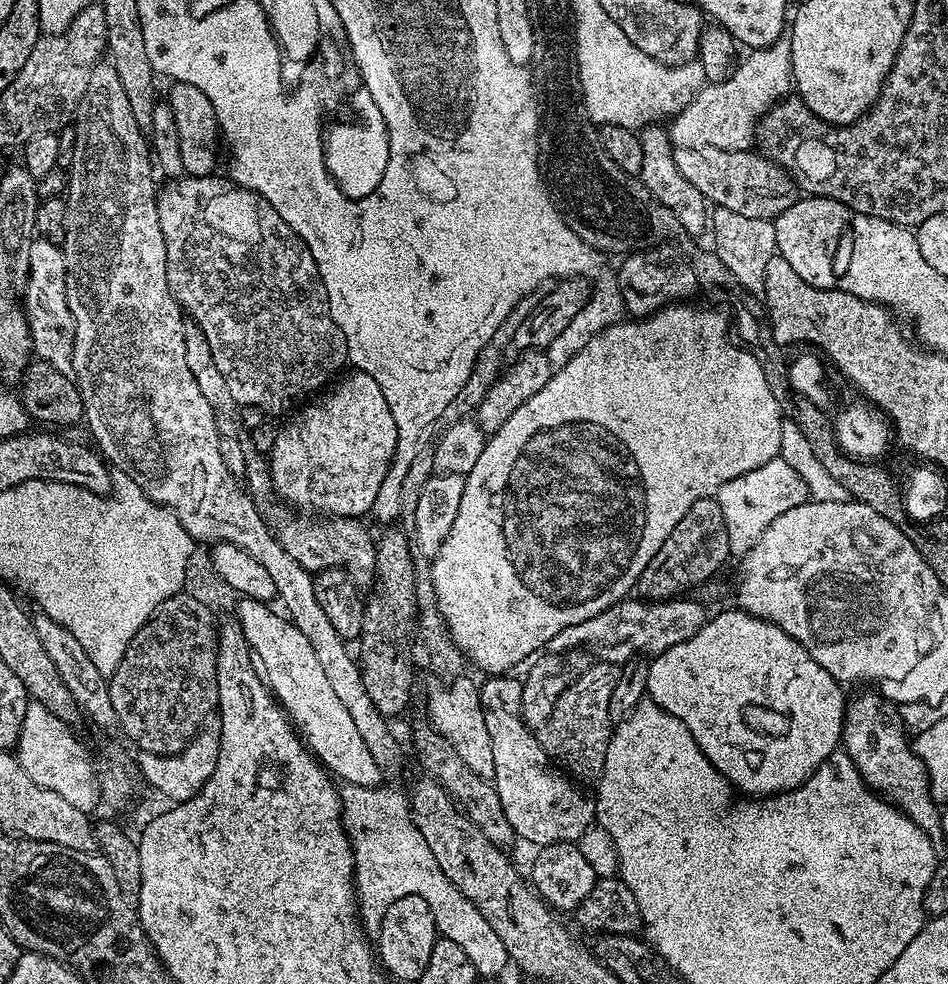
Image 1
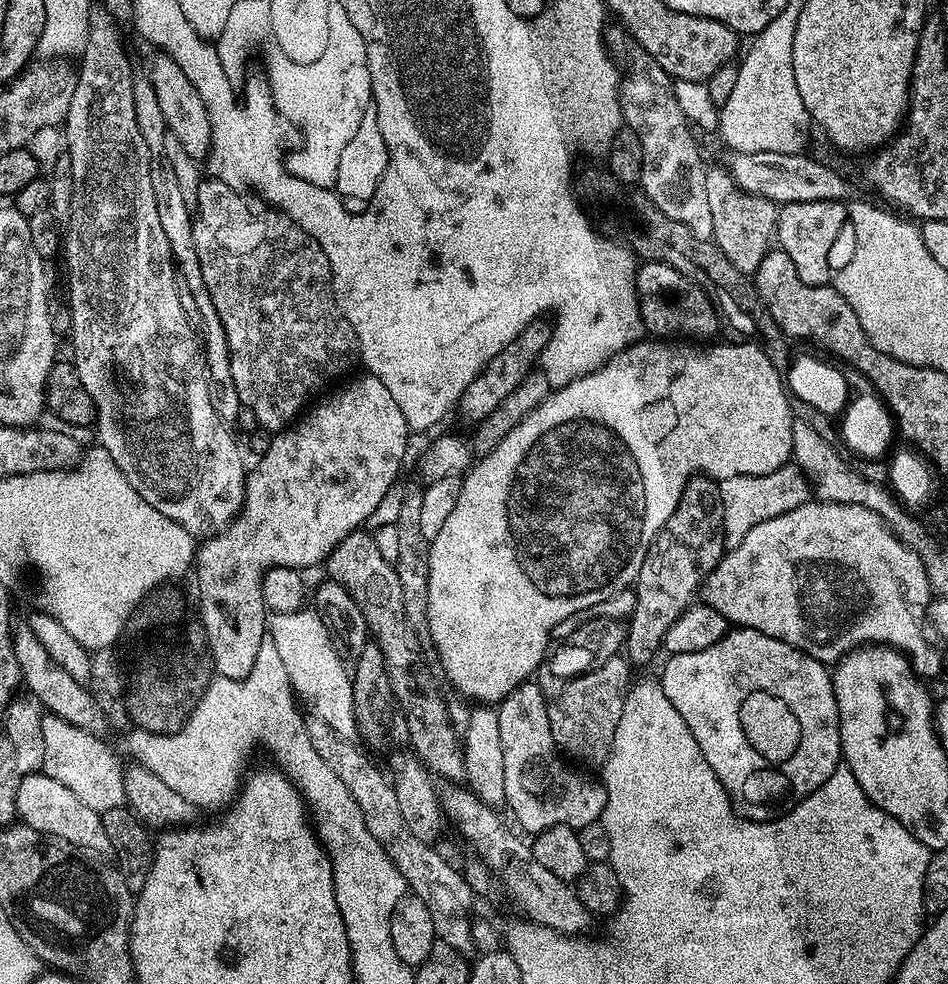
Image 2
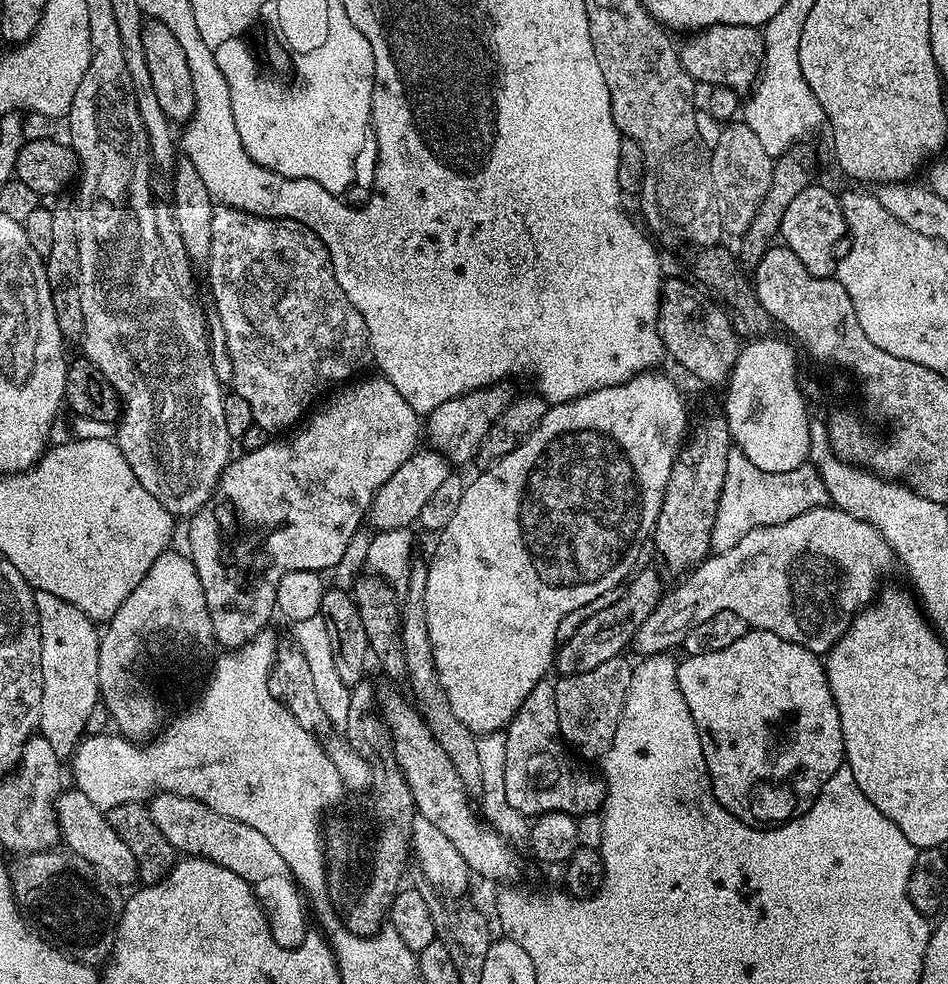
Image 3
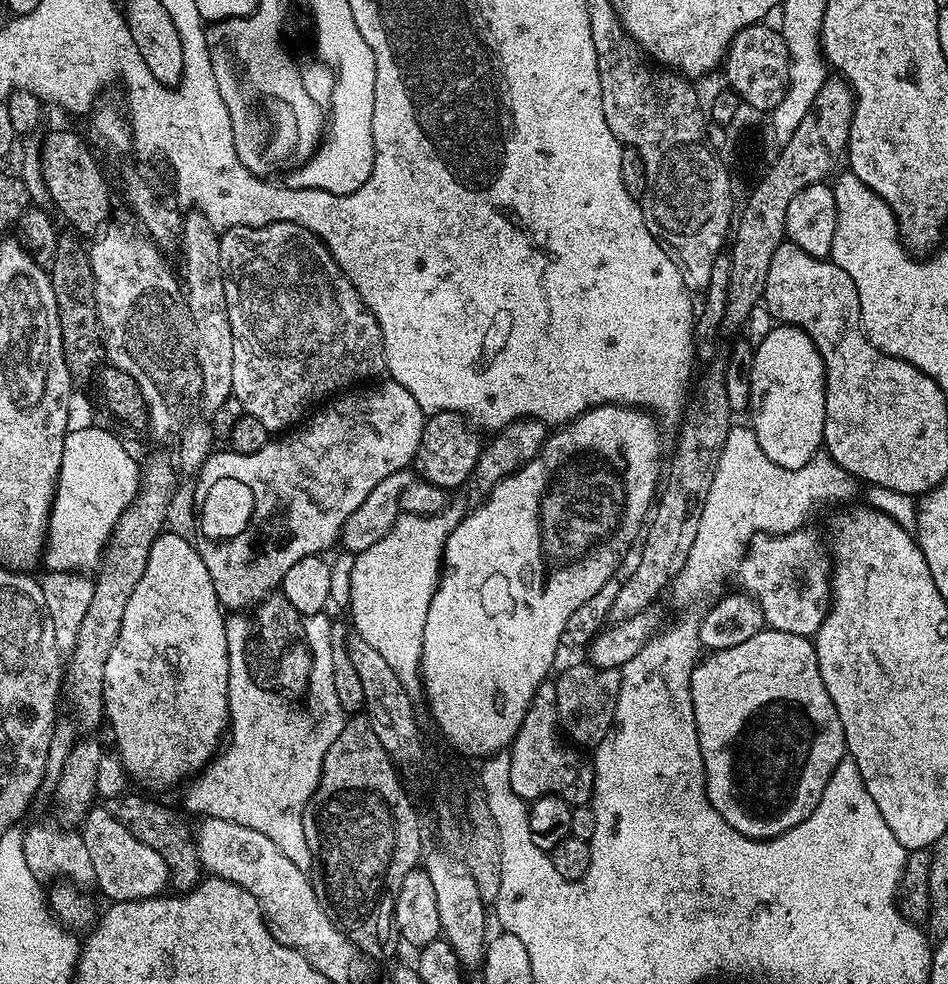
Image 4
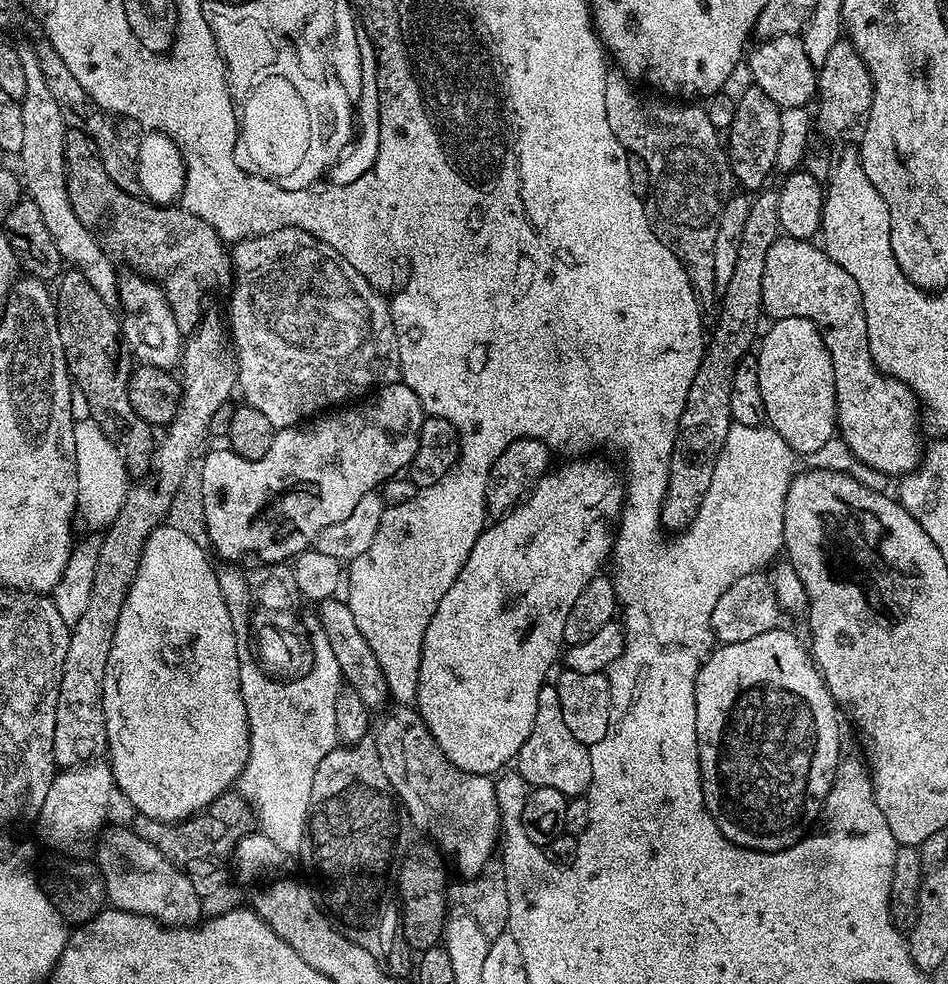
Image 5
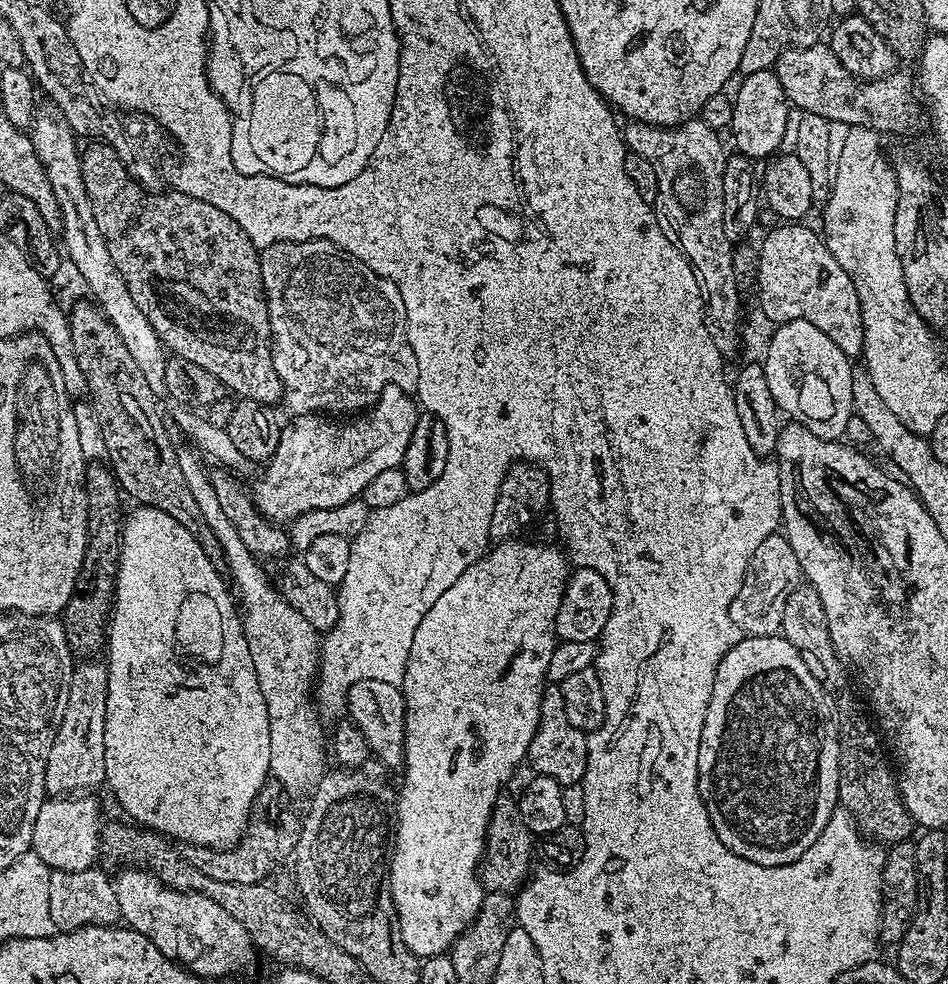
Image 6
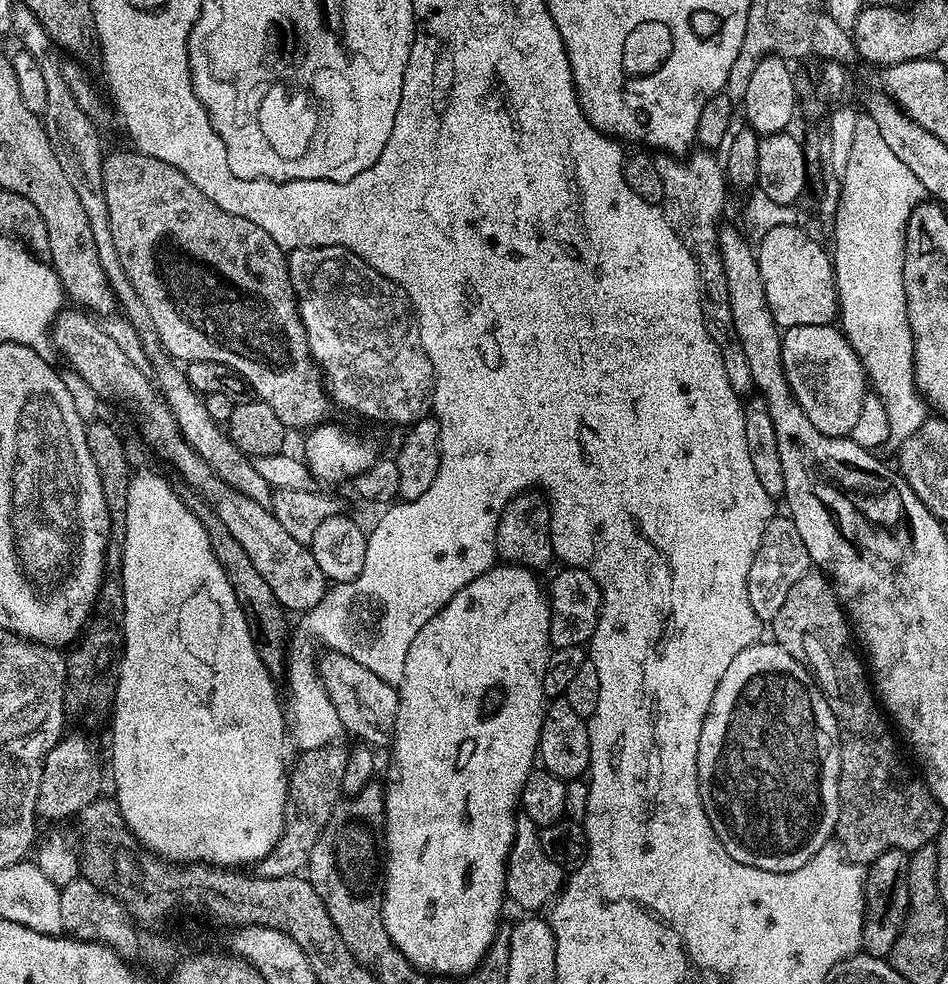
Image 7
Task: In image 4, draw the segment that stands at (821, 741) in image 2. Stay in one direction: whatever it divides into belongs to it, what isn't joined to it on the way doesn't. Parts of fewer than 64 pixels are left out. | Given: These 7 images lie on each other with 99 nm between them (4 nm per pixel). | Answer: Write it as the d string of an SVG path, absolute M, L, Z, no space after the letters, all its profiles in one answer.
M765 627L764 631L754 634L754 638L741 642L739 646L730 646L730 650L708 652L692 672L690 694L694 706L698 742L702 750L704 781L708 791L708 800L714 806L714 810L718 810L718 814L722 814L722 818L726 818L726 822L730 822L730 826L738 830L738 834L748 836L751 840L772 840L786 830L798 826L798 822L810 818L814 806L818 806L822 798L822 790L826 790L826 782L830 782L838 762L846 756L842 722L838 718L838 710L834 710L834 702L830 702L830 694L826 694L826 682L822 682L815 643L807 636L786 634Z

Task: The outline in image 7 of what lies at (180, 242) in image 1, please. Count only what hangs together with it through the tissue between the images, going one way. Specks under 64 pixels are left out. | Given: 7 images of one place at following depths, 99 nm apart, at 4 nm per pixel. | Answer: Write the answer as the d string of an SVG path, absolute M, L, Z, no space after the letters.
M336 244L294 248L287 253L286 259L292 293L297 299L296 308L308 339L308 355L326 377L326 388L331 399L333 396L342 407L360 416L385 420L388 424L411 426L425 419L432 412L434 373L416 329L412 302L403 288L378 274L378 270L350 250L339 248Z

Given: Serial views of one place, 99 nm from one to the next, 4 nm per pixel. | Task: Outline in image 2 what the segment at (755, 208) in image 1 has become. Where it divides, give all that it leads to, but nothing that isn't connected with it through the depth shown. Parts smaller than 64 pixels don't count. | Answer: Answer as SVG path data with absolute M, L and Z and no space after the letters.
M760 151L758 154L738 152L731 155L731 176L744 192L766 197L779 205L798 201L849 201L855 193L851 184L836 170L808 157L805 153L777 154Z

